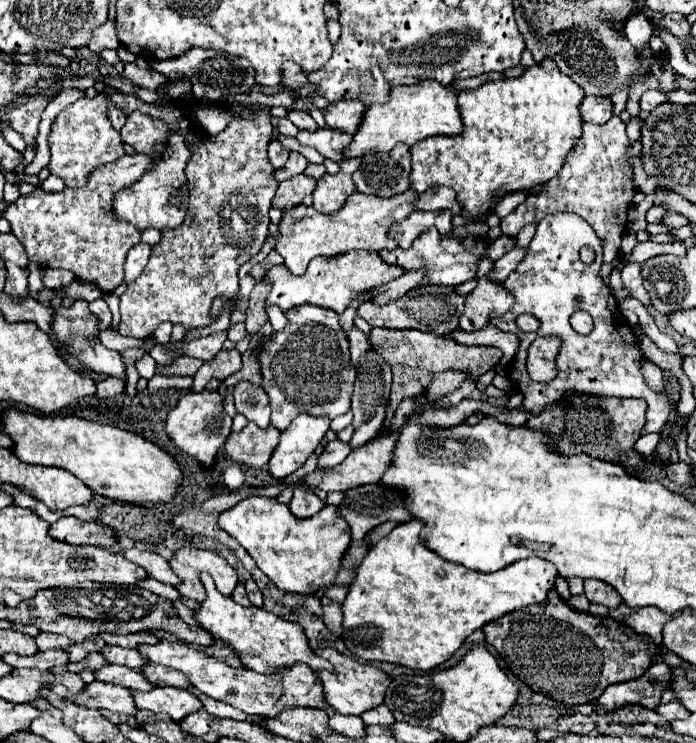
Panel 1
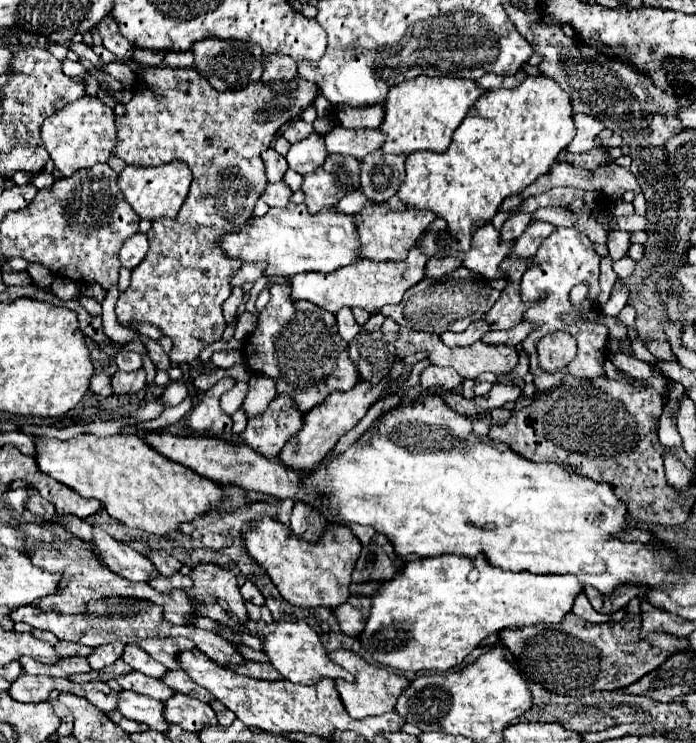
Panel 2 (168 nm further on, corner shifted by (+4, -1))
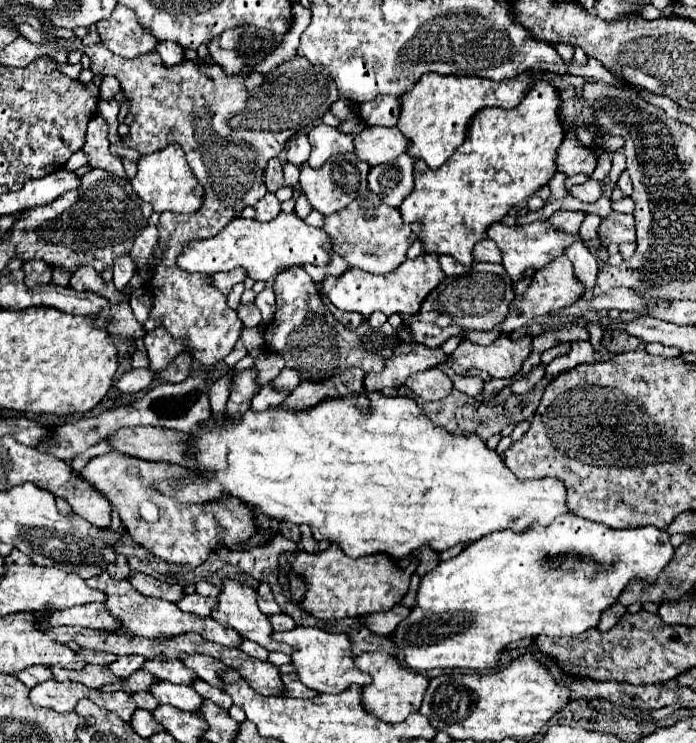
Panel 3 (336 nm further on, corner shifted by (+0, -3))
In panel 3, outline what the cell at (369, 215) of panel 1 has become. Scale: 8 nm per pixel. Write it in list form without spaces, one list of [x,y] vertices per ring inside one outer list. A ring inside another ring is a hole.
[[[280,213],[276,219],[258,223],[258,219],[232,219],[216,237],[192,241],[184,253],[178,257],[178,265],[184,271],[198,271],[206,275],[214,275],[218,271],[232,271],[236,267],[244,267],[248,277],[256,281],[270,281],[278,273],[290,267],[302,267],[306,263],[326,265],[330,263],[332,253],[330,235],[320,227],[306,225],[296,213]]]

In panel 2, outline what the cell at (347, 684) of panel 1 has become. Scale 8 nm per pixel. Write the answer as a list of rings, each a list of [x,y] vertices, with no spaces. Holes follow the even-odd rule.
[[[344,649],[332,651],[330,653],[330,659],[334,663],[342,665],[346,671],[350,671],[356,677],[354,683],[348,683],[344,679],[342,681],[336,681],[340,699],[342,699],[342,703],[344,703],[344,707],[346,707],[346,711],[348,711],[348,715],[352,719],[364,719],[364,717],[370,717],[370,715],[382,715],[386,711],[394,711],[396,699],[404,693],[404,689],[410,687],[410,681],[406,677],[400,677],[396,673],[390,673],[384,667],[370,665],[360,655],[356,655],[352,651],[344,651]]]

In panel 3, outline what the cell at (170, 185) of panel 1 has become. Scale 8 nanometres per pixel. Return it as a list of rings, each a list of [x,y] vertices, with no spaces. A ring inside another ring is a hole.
[[[168,145],[162,151],[140,157],[136,165],[138,165],[138,173],[136,173],[134,179],[130,179],[130,185],[142,201],[146,201],[154,207],[156,213],[162,213],[162,211],[196,213],[200,209],[200,205],[202,205],[202,187],[198,185],[196,177],[192,175],[182,147]]]

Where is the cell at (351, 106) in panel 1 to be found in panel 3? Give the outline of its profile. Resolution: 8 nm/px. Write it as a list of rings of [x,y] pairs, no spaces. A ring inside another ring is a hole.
[[[380,95],[378,99],[370,103],[362,103],[358,107],[358,113],[366,125],[382,125],[382,127],[394,127],[400,113],[400,101],[396,97]]]

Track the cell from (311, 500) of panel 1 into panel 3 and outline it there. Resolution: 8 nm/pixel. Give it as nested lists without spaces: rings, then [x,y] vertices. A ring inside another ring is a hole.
[[[301,524],[299,528],[300,533],[302,533],[300,543],[300,545],[302,545],[302,549],[304,549],[304,551],[308,551],[308,553],[316,553],[316,551],[320,551],[320,549],[318,549],[318,541],[314,539],[314,535],[312,535],[310,527],[308,527],[308,525]]]

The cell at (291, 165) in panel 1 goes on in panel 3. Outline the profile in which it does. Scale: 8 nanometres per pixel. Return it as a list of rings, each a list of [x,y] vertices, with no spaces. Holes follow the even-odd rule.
[[[316,125],[308,131],[308,139],[312,145],[312,155],[306,161],[310,167],[322,167],[330,155],[336,153],[346,153],[350,151],[354,145],[354,137],[344,135],[342,131],[338,131],[336,127],[328,127],[328,125]]]

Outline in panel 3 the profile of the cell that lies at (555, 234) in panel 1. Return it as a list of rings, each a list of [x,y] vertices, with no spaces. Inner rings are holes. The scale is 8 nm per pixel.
[[[582,241],[572,243],[572,247],[566,247],[564,255],[572,261],[576,279],[584,287],[582,297],[590,297],[592,289],[596,287],[596,281],[598,281],[598,261],[596,261],[596,257],[592,255],[592,251]]]

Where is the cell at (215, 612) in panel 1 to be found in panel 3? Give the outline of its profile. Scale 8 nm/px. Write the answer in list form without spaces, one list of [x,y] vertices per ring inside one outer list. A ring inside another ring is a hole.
[[[296,627],[292,631],[282,633],[282,641],[294,647],[294,653],[290,657],[296,667],[298,679],[314,691],[338,693],[354,683],[356,685],[370,683],[370,675],[354,667],[352,653],[350,653],[350,641],[346,639],[344,633],[328,633],[318,627]]]

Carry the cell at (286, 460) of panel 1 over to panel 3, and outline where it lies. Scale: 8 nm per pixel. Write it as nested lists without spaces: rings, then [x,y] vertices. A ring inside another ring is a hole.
[[[398,345],[394,347],[394,355],[386,361],[380,373],[368,373],[366,389],[358,395],[358,407],[366,407],[366,391],[380,391],[380,389],[396,389],[406,383],[412,373],[432,369],[440,363],[446,363],[448,355],[442,349],[430,349],[424,345]]]

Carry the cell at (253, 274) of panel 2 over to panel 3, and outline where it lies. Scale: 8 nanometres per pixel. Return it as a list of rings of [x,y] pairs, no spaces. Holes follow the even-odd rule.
[[[226,271],[226,273],[216,273],[216,275],[212,275],[212,281],[214,281],[214,285],[216,285],[224,295],[228,295],[230,289],[232,289],[236,283],[244,283],[246,277],[248,277],[246,271]]]

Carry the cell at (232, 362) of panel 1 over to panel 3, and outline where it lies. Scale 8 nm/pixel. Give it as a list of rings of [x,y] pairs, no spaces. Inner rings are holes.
[[[238,341],[238,343],[234,345],[234,349],[230,351],[230,355],[224,359],[224,363],[226,363],[228,367],[234,367],[242,357],[246,357],[246,349],[244,349],[242,341]]]

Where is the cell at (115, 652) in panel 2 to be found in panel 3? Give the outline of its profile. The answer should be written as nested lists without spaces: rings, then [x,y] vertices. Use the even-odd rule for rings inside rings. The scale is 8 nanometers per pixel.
[[[122,655],[122,657],[118,657],[114,663],[110,663],[108,667],[110,667],[110,671],[114,671],[114,675],[118,675],[120,679],[124,679],[124,677],[128,677],[130,673],[134,673],[136,669],[140,669],[144,661],[146,661],[146,659],[140,657],[140,655]]]

